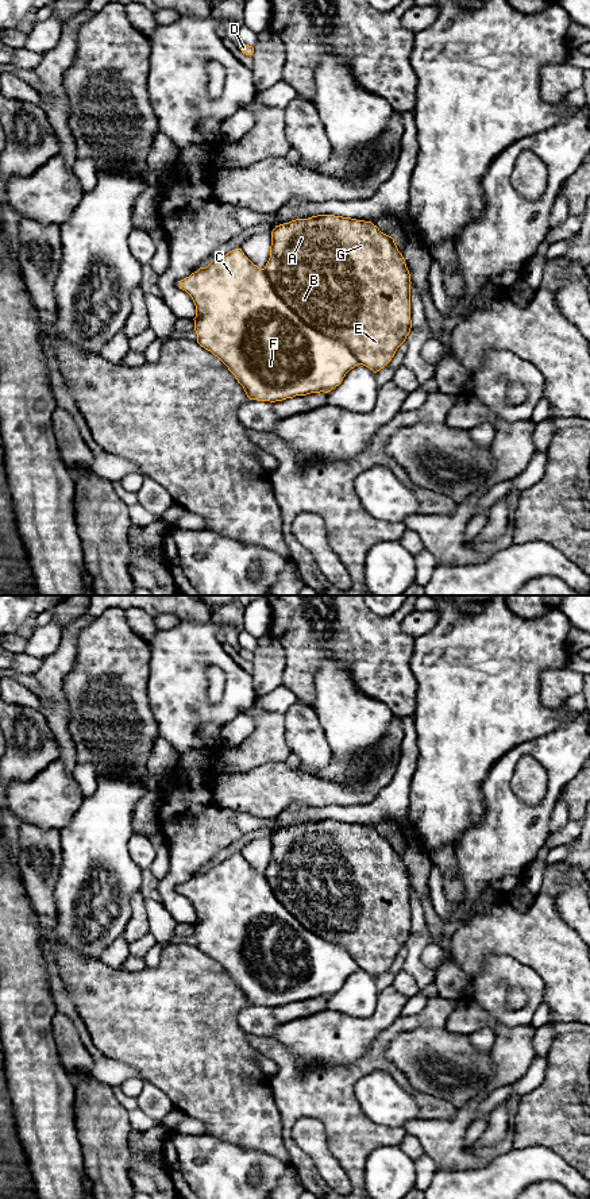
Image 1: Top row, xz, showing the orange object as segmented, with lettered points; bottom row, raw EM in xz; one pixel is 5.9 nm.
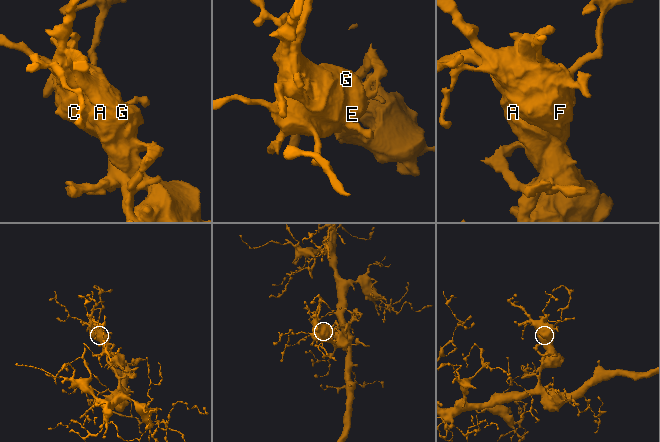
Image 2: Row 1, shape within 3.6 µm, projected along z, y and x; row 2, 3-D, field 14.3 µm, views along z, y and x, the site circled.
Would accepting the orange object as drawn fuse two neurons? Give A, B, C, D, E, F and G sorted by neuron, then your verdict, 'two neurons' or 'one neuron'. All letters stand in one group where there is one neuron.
groups A B C D E F G; one neuron

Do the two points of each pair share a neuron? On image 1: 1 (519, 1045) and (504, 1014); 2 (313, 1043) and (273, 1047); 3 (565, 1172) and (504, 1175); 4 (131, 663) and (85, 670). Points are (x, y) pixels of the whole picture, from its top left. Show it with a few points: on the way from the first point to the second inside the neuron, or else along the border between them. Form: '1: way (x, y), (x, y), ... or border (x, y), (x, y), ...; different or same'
1: border (529, 1024), (496, 1026); different
2: border (273, 1037), (286, 1048), (297, 1067), (303, 1071); different
3: way (550, 1171), (519, 1171); same
4: way (120, 663), (115, 663), (108, 670), (96, 670); same

